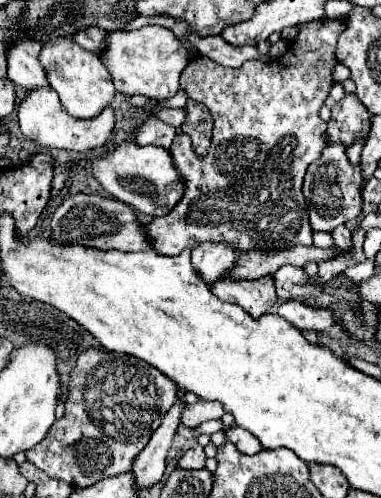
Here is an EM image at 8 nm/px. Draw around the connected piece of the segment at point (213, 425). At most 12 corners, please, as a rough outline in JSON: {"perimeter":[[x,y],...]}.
{"perimeter":[[209,421],[195,429],[195,435],[207,433],[213,435],[217,431],[227,433],[223,429],[223,421]]}

